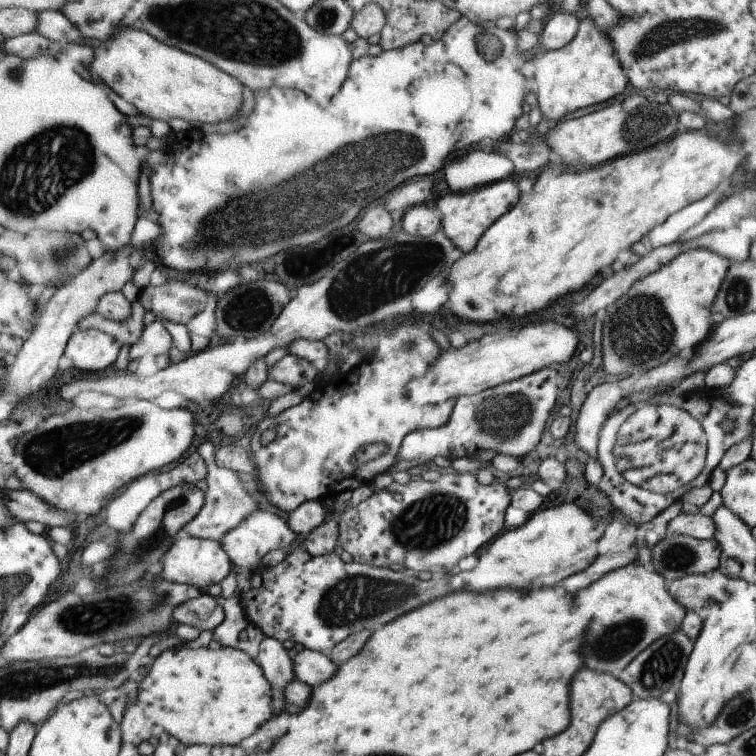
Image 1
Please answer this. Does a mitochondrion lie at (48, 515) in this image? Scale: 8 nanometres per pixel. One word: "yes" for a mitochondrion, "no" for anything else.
no

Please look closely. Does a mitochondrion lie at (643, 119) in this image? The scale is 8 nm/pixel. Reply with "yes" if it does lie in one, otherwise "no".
yes

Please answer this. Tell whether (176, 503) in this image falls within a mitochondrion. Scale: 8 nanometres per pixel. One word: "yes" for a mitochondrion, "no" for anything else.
yes

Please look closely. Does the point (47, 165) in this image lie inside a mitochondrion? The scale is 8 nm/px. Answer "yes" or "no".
yes

